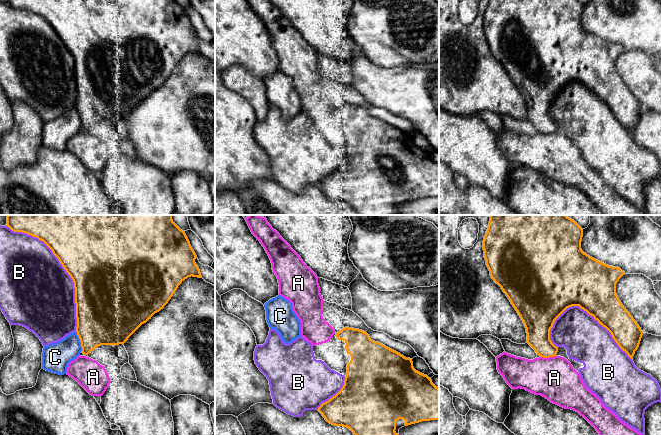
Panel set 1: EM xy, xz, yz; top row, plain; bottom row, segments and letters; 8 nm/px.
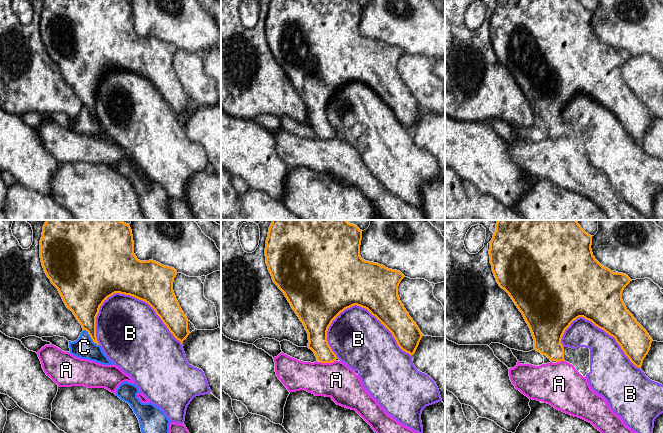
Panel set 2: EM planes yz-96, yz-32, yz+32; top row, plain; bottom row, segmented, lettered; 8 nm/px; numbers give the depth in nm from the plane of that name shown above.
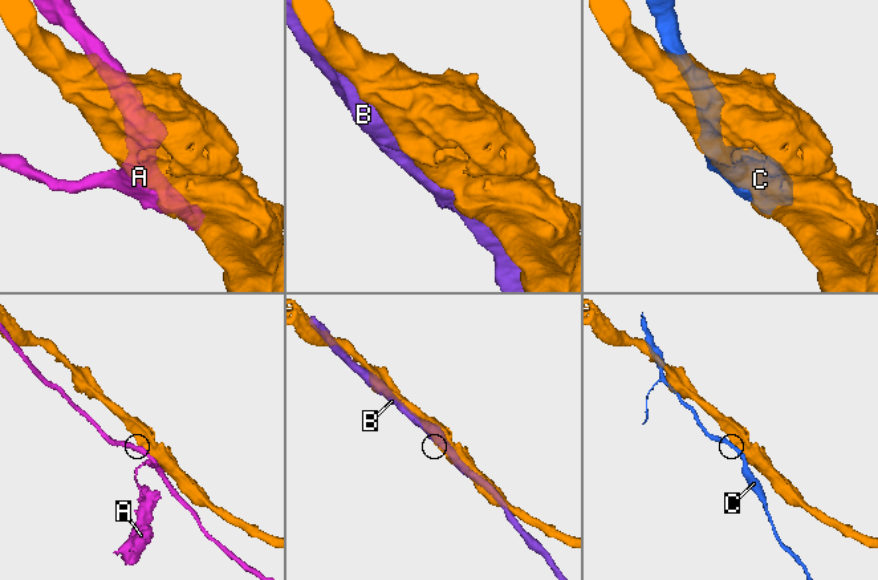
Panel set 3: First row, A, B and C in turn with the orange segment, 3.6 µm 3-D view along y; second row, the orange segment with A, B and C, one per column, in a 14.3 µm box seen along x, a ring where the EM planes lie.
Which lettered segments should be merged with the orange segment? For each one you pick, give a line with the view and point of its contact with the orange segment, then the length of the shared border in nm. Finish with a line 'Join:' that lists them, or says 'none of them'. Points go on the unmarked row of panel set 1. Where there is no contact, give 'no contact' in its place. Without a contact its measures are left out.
Join: none of them

